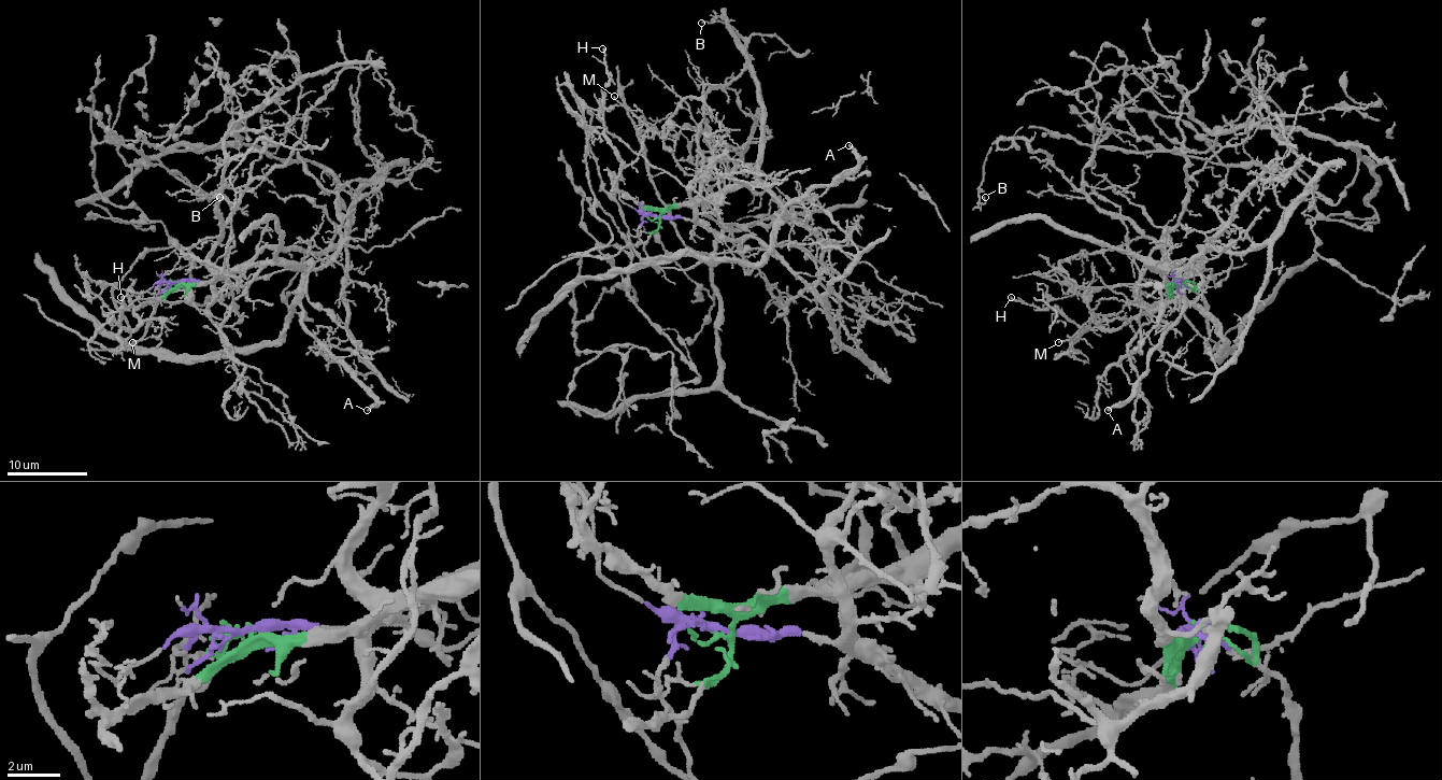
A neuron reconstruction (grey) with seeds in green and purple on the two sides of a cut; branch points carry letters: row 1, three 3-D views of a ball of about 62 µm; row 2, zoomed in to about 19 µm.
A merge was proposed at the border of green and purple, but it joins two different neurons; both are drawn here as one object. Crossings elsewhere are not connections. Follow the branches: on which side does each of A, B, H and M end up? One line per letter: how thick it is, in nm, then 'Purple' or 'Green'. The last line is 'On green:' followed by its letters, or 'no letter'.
A: Thickness 240 nm. Green
B: Thickness 120 nm. Green
H: Thickness 200 nm. Green
M: Thickness 120 nm. Green
On green: A, B, H, M

